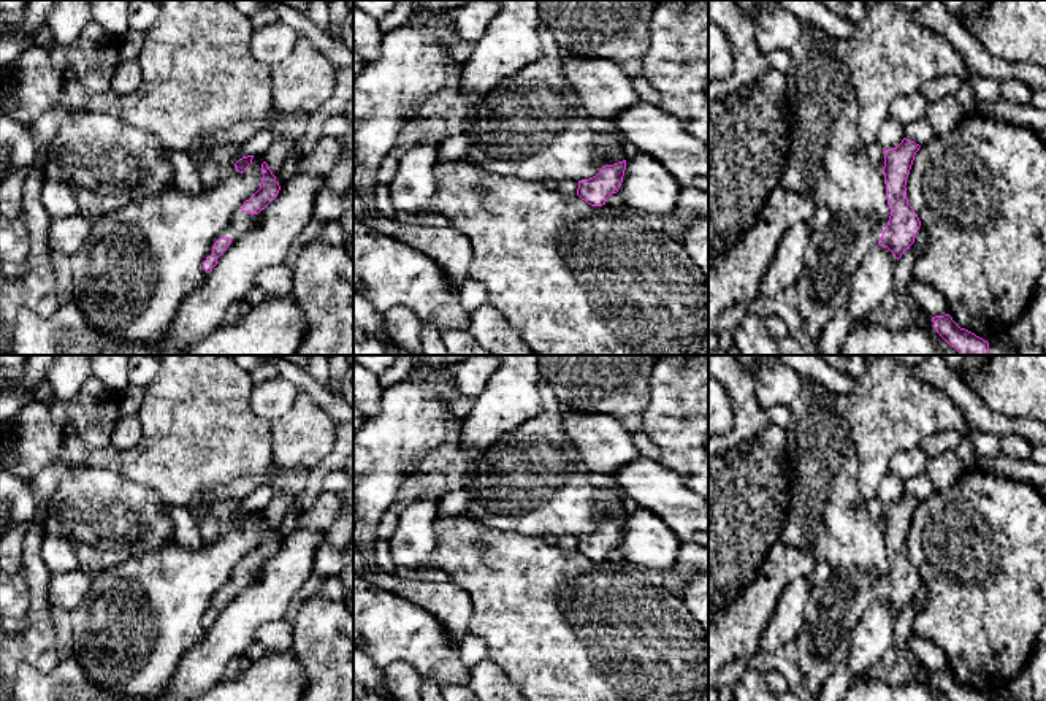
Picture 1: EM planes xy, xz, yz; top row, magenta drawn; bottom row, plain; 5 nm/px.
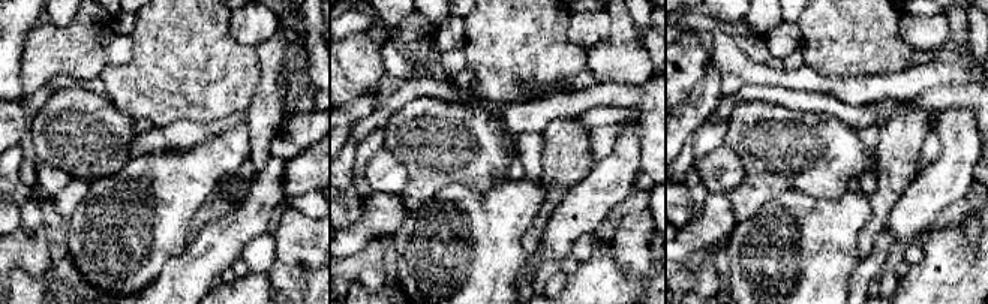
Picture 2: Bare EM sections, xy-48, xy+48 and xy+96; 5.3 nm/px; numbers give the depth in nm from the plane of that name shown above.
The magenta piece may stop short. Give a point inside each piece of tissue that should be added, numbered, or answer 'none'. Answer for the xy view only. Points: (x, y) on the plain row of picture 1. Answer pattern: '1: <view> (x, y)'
1: xy (241, 576)

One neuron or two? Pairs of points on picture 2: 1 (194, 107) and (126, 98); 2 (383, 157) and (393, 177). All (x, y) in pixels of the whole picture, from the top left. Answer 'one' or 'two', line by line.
1: one
2: one

